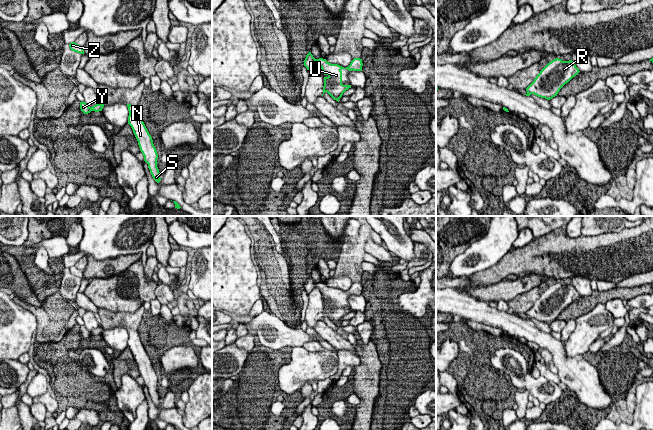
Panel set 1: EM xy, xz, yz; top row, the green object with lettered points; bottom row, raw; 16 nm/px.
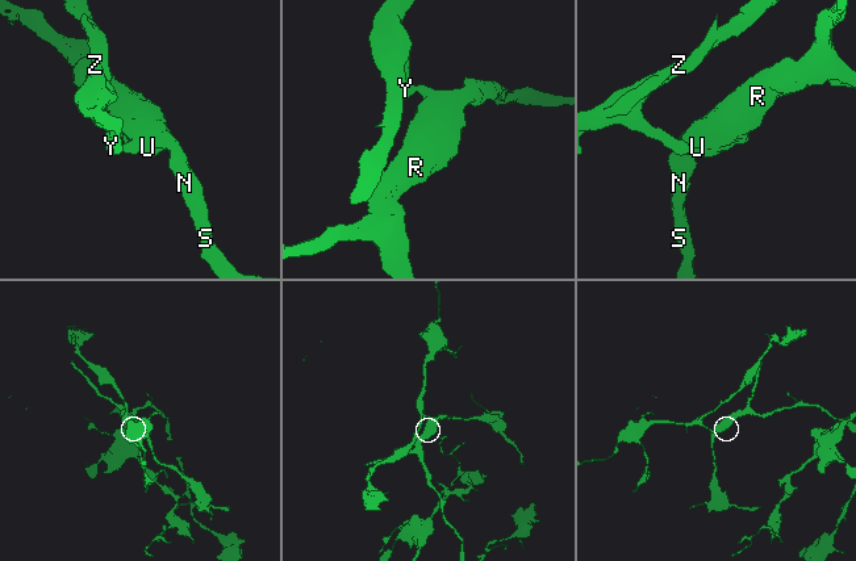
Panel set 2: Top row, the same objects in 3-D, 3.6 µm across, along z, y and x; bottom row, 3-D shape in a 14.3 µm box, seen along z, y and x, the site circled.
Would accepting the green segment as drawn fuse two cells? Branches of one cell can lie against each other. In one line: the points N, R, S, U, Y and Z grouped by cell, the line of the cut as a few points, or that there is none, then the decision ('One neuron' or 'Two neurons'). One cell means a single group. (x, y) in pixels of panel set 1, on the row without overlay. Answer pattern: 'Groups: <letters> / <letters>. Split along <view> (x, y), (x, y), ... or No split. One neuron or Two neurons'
Groups: N R S U / Y Z. Split along xy (90, 331), (92, 334). Two neurons

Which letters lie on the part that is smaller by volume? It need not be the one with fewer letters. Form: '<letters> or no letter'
N, R, S, U

